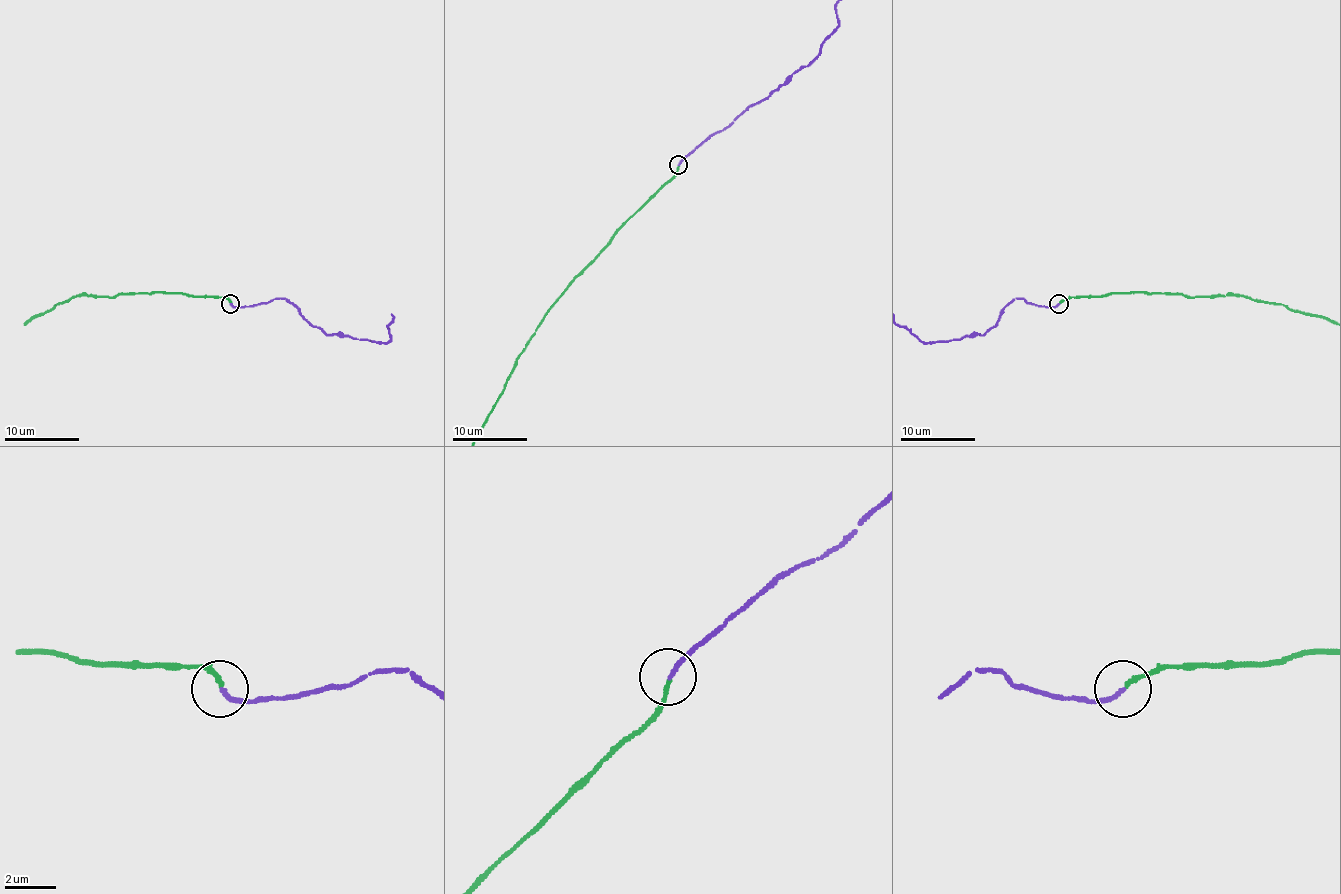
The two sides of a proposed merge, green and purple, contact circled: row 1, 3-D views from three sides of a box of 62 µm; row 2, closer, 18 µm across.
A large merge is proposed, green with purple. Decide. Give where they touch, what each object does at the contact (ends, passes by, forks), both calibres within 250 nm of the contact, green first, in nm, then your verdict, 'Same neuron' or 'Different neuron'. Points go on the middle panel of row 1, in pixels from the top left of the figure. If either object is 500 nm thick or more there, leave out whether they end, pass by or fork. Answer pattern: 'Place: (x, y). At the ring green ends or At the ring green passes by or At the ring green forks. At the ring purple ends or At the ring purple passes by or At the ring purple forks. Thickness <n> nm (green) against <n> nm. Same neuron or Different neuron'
Place: (678, 165). At the ring green ends. At the ring purple ends. Thickness 150 nm (green) against 150 nm. Same neuron

